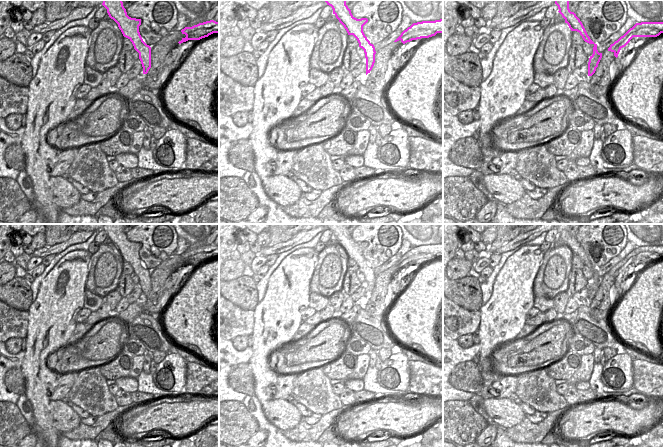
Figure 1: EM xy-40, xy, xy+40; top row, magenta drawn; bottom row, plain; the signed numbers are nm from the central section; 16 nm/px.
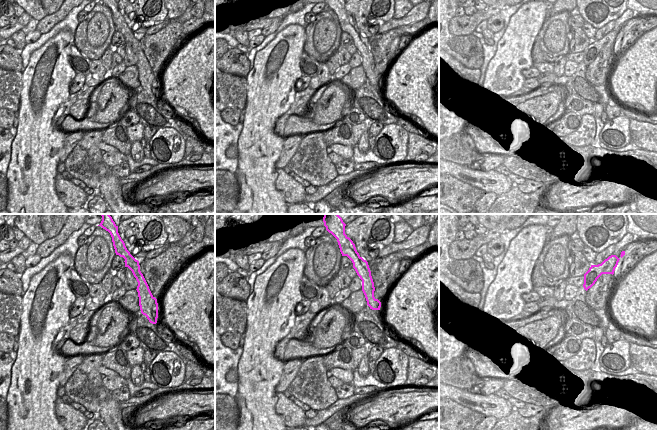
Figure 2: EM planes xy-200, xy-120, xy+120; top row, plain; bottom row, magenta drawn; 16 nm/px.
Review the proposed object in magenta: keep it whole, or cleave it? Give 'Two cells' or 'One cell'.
Two cells

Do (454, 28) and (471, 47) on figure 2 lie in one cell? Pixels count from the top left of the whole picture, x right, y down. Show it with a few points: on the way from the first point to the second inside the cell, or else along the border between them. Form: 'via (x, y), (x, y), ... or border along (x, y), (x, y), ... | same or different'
border along (471, 34), (449, 38) | different

